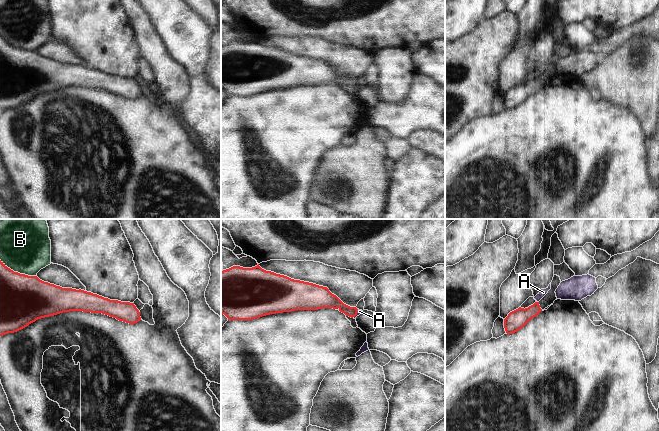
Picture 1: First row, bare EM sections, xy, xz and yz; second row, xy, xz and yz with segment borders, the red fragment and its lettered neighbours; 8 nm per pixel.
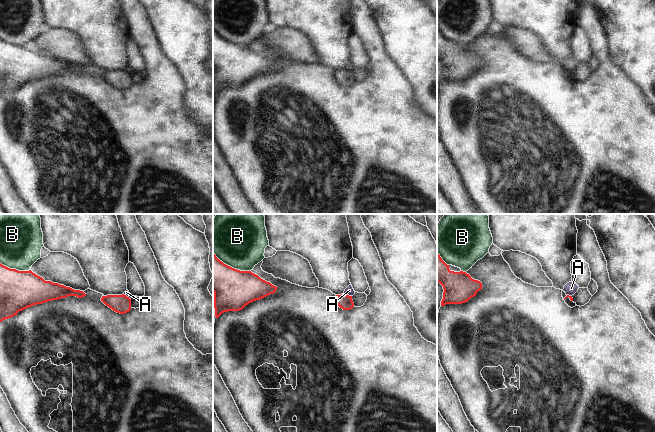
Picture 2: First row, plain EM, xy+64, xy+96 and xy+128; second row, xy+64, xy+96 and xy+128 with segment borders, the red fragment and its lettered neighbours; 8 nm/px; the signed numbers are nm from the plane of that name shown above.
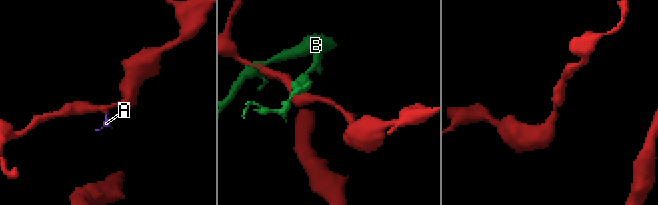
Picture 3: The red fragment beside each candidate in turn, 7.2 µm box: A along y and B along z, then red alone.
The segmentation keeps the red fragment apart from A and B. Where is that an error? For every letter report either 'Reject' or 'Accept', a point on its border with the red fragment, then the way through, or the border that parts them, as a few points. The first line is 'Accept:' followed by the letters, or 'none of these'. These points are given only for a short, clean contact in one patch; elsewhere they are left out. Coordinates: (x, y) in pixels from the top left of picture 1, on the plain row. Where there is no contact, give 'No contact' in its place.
Accept: none of these
A: Reject. Touches red at xz (356, 90). Boundary: xz (358, 85), (358, 88), (352, 93)
B: Reject. Touches red at xy (17, 48)

